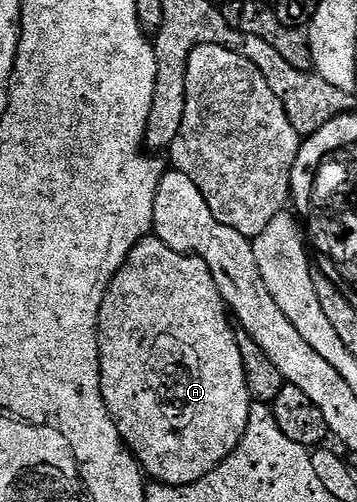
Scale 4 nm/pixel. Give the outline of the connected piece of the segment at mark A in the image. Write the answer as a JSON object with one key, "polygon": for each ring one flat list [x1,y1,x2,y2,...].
{"polygon":[[152,234,146,236,129,254,129,258,117,270,117,274,111,279,109,290,101,302,99,311,99,369,101,370,101,394,107,403,109,414,121,434,123,443,131,449,131,455,139,462,140,468,152,481,168,484,169,486,185,486,205,478,229,454,237,450,245,430,249,426,249,416,253,403,249,394,249,386,245,376,245,366,241,350,235,337,236,329,231,328,232,321,229,319,229,309,227,303,221,298,221,290,217,290,217,282,213,282,213,274,209,266,199,256,192,256,186,252,178,252,165,242,161,242,159,237]]}

